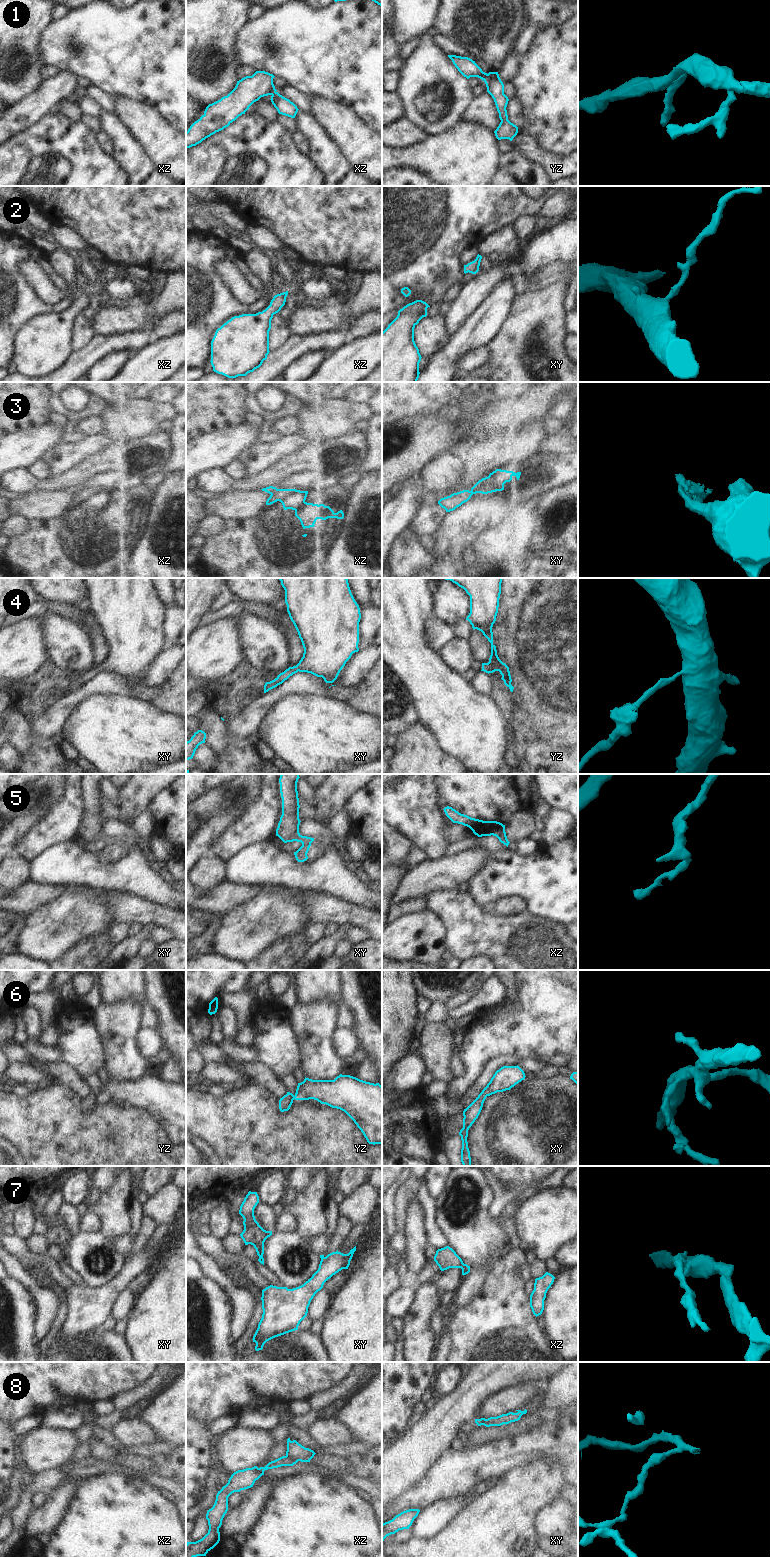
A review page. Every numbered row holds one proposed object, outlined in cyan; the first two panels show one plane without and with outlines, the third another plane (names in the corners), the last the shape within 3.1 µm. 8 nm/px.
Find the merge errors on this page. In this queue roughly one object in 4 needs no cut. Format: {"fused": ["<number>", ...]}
{"fused": ["1", "3", "5", "7", "8"]}

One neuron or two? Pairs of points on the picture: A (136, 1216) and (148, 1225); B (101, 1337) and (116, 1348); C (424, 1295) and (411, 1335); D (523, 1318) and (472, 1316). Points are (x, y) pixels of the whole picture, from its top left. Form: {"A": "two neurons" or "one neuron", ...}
{"A": "two neurons", "B": "one neuron", "C": "one neuron", "D": "one neuron"}

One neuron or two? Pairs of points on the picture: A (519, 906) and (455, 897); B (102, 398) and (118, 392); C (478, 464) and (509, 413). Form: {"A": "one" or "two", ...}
{"A": "two", "B": "one", "C": "two"}

